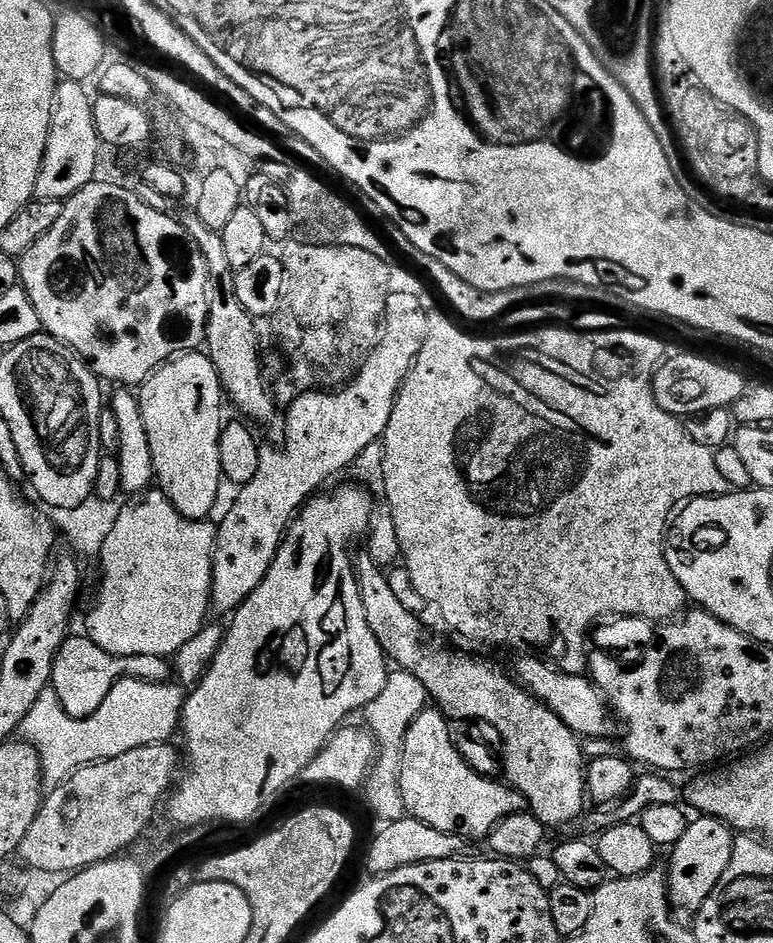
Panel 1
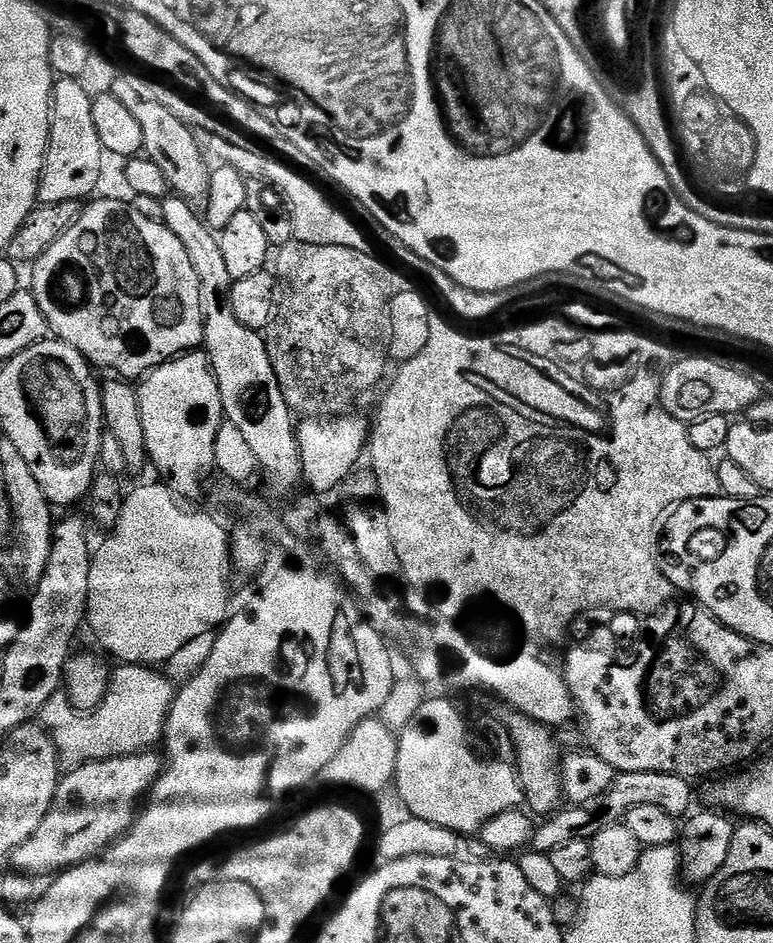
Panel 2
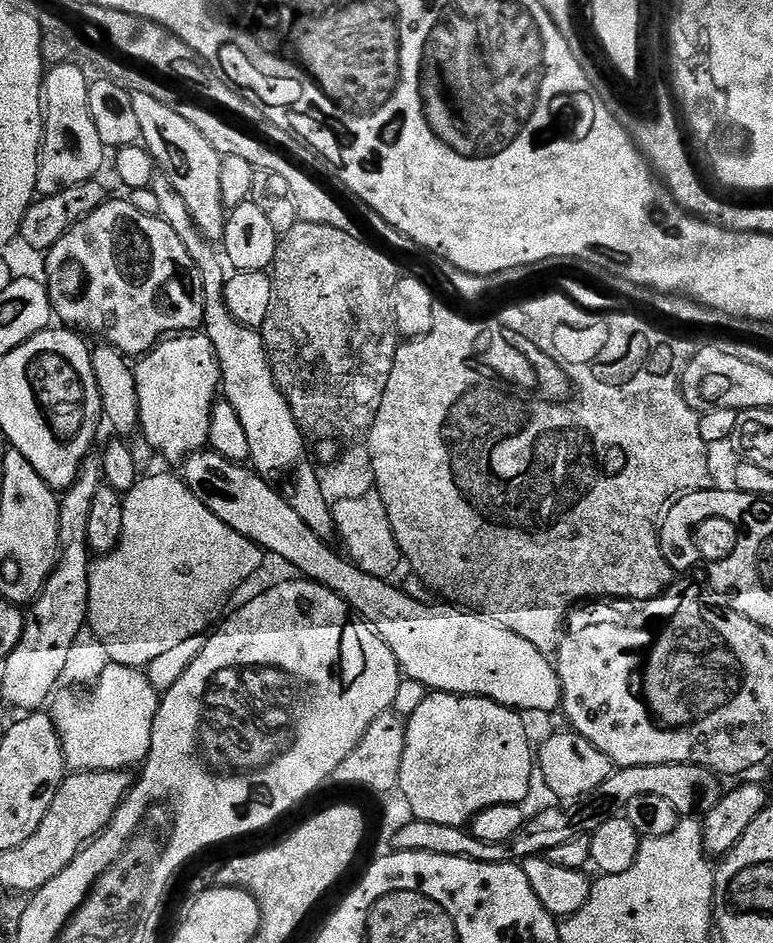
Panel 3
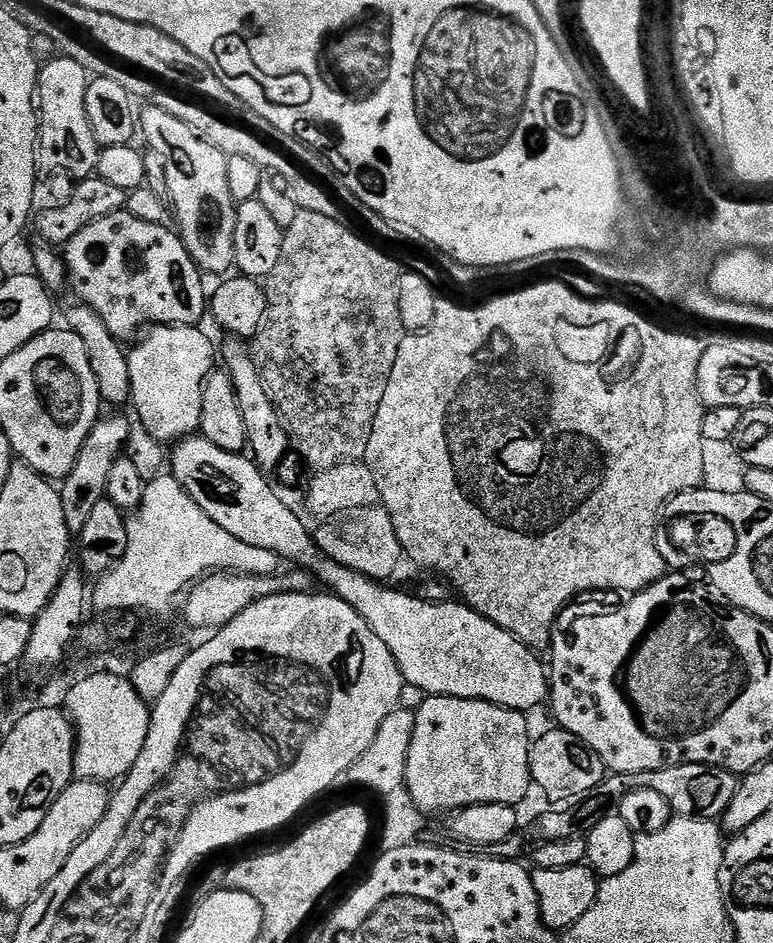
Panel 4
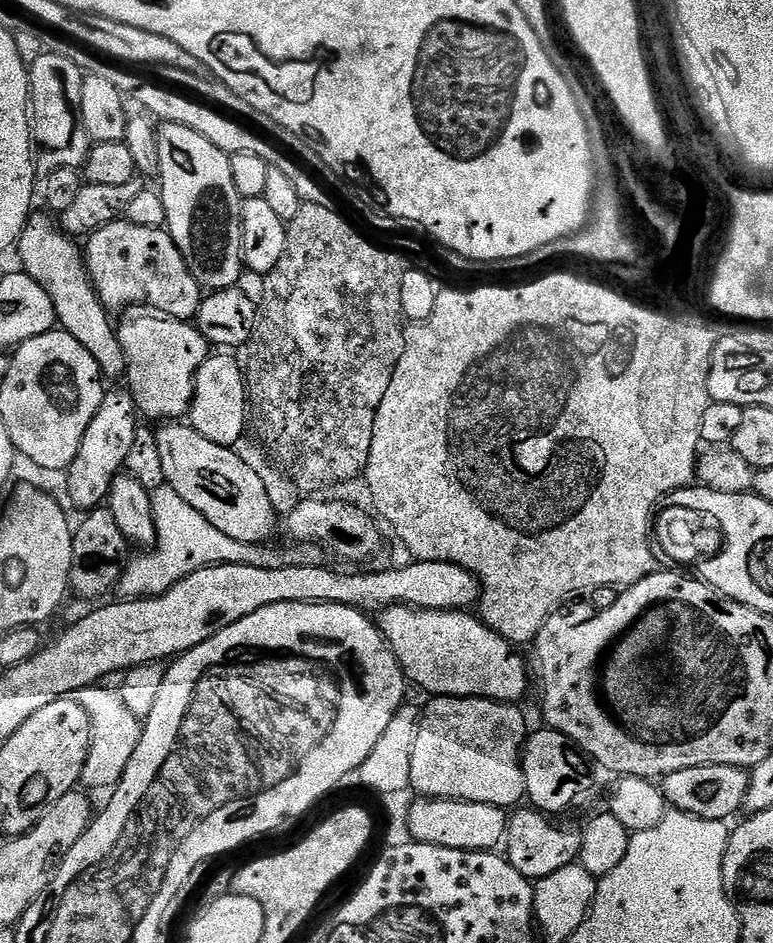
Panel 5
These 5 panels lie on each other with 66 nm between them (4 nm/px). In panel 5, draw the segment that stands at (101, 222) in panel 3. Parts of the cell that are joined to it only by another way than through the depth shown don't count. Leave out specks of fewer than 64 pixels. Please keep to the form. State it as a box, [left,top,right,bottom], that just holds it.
[82,218,200,321]

